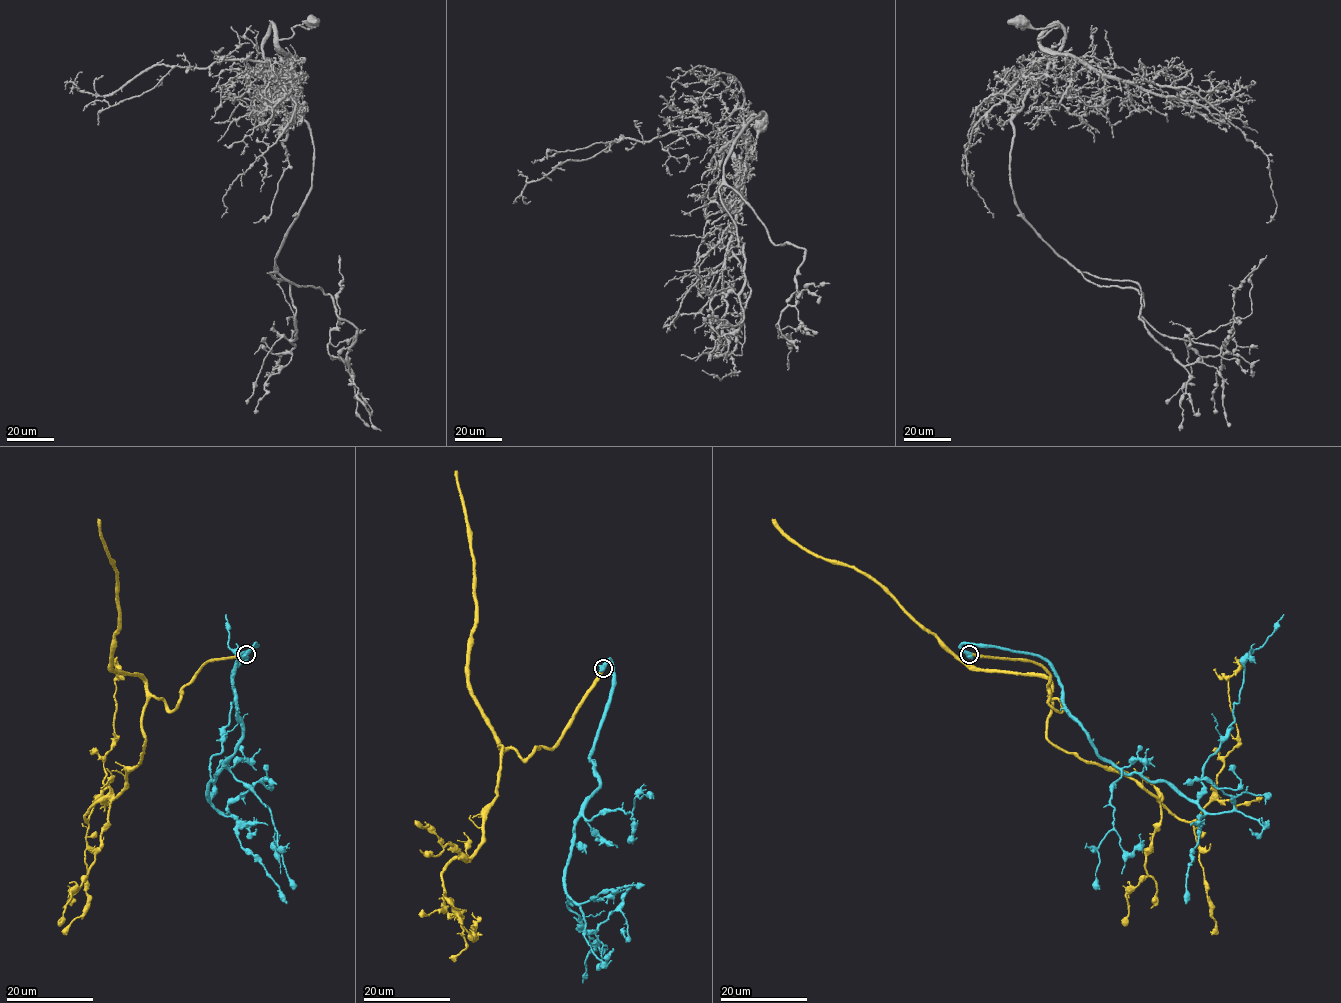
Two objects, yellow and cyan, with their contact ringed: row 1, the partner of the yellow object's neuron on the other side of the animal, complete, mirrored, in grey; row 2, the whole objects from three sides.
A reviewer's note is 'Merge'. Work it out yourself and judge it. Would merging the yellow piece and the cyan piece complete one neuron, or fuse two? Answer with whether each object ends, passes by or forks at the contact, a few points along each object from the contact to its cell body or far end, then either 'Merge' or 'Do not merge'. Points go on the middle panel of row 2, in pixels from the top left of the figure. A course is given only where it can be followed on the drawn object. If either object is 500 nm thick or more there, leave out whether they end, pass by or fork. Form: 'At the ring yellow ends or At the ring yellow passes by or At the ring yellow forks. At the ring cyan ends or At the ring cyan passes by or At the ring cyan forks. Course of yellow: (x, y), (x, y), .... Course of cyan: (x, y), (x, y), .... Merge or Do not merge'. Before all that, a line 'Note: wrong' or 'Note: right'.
Note: right
Course of yellow: (603, 668), (551, 748), (524, 760), (499, 747), (484, 842), (443, 869), (443, 894), (474, 935). Course of cyan: (603, 668), (609, 659), (591, 752), (598, 786), (573, 823), (565, 883), (595, 943), (583, 983). Merge

